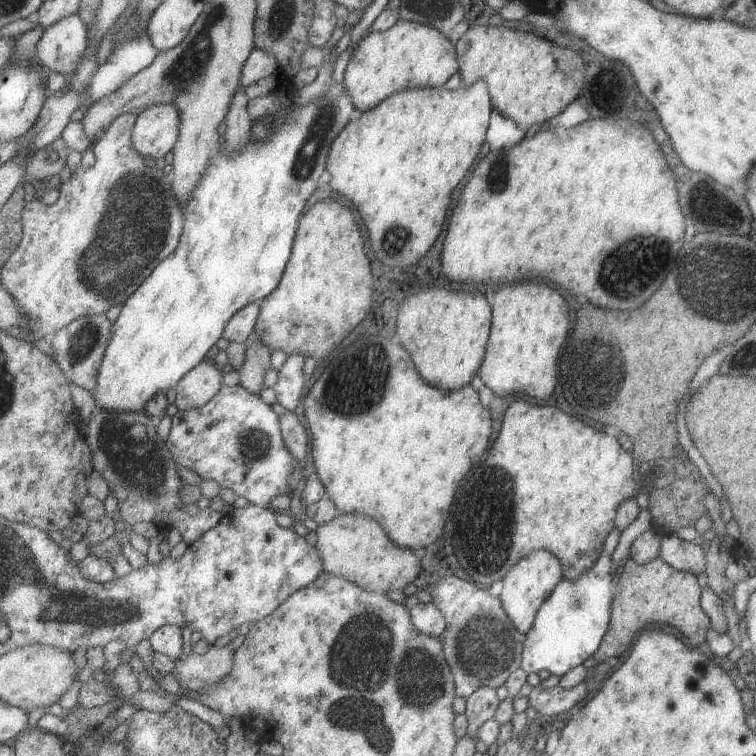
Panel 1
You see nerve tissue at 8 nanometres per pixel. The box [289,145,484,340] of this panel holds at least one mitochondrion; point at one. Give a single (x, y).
(397, 236)

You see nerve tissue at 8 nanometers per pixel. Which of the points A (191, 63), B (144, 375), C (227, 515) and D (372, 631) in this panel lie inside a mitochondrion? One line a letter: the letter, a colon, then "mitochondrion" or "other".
A: mitochondrion
B: other
C: other
D: mitochondrion

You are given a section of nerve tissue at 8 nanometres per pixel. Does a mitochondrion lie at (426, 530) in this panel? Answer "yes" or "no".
no

